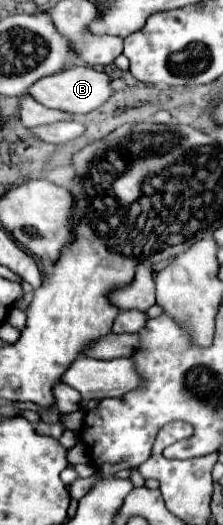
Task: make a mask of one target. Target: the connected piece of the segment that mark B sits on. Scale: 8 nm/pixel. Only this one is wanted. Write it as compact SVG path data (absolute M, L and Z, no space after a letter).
M81 65L81 67L71 67L71 69L65 69L65 71L59 71L55 75L45 77L45 79L39 79L31 87L29 95L45 107L83 115L83 113L89 113L89 111L101 107L113 95L113 87L111 87L111 77L107 73Z

